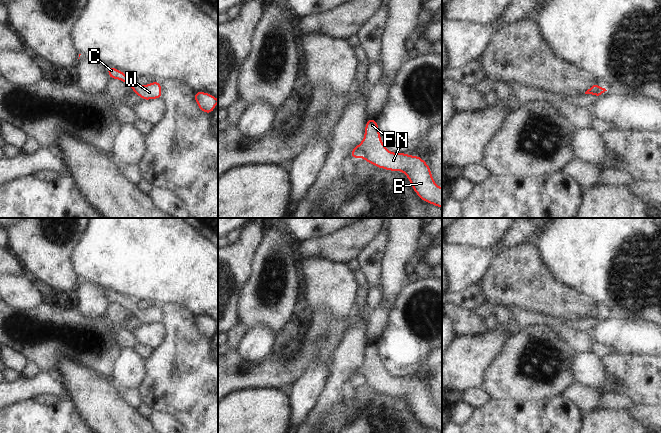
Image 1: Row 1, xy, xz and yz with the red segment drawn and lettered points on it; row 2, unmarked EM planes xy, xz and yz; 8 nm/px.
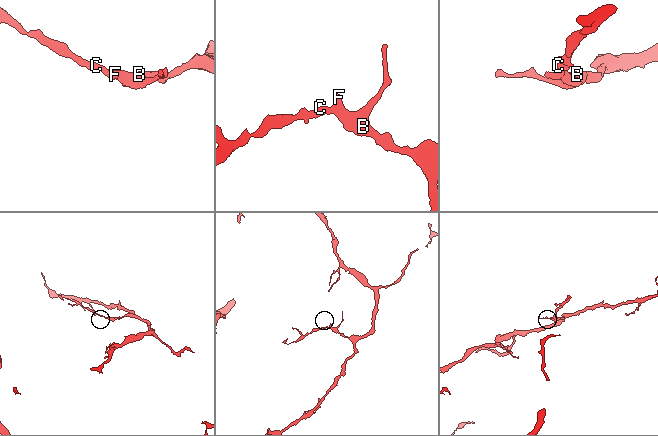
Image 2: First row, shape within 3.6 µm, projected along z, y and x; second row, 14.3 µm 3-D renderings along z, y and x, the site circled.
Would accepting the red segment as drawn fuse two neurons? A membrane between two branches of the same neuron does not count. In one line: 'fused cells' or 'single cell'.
single cell

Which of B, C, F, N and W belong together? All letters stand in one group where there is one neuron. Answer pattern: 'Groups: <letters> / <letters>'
Groups: B C F N W

